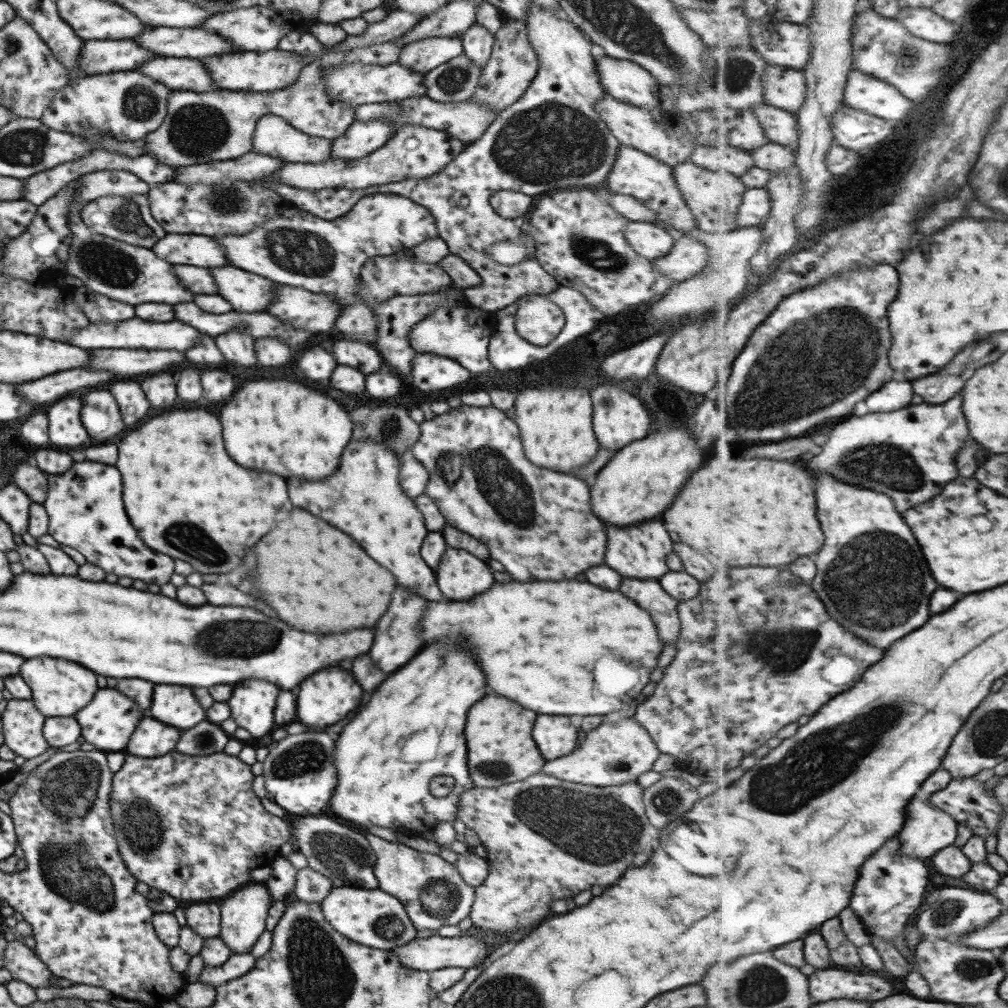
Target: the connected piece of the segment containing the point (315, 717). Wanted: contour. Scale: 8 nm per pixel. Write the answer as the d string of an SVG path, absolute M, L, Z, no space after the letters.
M331 666L325 670L319 670L317 674L305 678L299 684L297 690L297 720L313 730L323 730L325 726L331 726L339 722L343 716L347 716L361 700L361 688L353 680L351 672L341 670L339 666Z

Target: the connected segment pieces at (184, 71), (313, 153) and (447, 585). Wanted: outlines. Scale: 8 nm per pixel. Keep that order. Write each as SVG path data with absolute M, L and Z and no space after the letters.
M153 58L144 62L138 70L152 80L164 84L171 91L192 90L207 92L211 89L221 89L210 79L208 72L199 60L187 58Z
M265 115L257 119L252 136L251 151L255 154L280 158L285 163L318 163L331 159L330 144L329 139L312 137L299 132L278 116Z
M447 548L435 572L437 586L445 598L465 600L485 592L493 584L493 576L485 562L465 550Z

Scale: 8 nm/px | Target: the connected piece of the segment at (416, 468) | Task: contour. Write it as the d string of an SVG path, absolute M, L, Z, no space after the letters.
M405 449L400 456L399 486L409 496L415 498L424 493L425 485L429 480L429 473L424 466L411 456L411 449Z

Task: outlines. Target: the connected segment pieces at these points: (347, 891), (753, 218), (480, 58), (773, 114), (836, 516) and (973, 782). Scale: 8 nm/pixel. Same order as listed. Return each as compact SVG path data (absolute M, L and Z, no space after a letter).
M331 887L320 904L322 915L332 928L345 938L369 948L391 951L407 944L417 934L404 911L404 905L394 896L379 889Z
M749 189L744 194L744 199L744 204L739 212L739 227L755 227L764 223L773 206L769 191L767 189Z
M475 22L459 37L462 42L462 54L465 54L472 64L482 69L490 57L494 41L492 34L483 28L482 24Z
M767 103L753 110L771 142L790 147L799 143L800 126L797 113L792 113Z
M831 474L819 476L817 500L827 540L817 558L817 576L812 582L817 594L821 594L820 599L825 602L829 614L833 614L837 622L841 622L859 638L881 648L889 648L895 640L905 638L913 630L927 624L931 618L931 594L939 588L939 584L935 582L909 524L897 512L895 502L883 492L845 484Z
M974 776L955 778L950 782L949 787L934 793L928 799L935 806L939 805L946 813L952 814L957 822L971 828L973 834L981 835L985 838L989 834L997 836L1001 817L1004 817L1006 812L1004 811L1004 806L996 799L995 788L985 790L983 785L984 783Z

